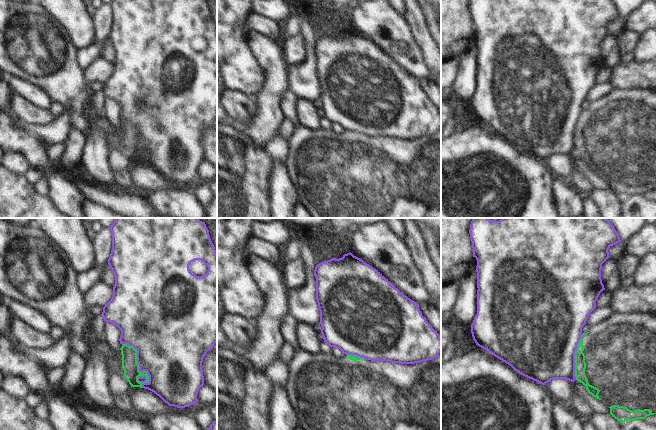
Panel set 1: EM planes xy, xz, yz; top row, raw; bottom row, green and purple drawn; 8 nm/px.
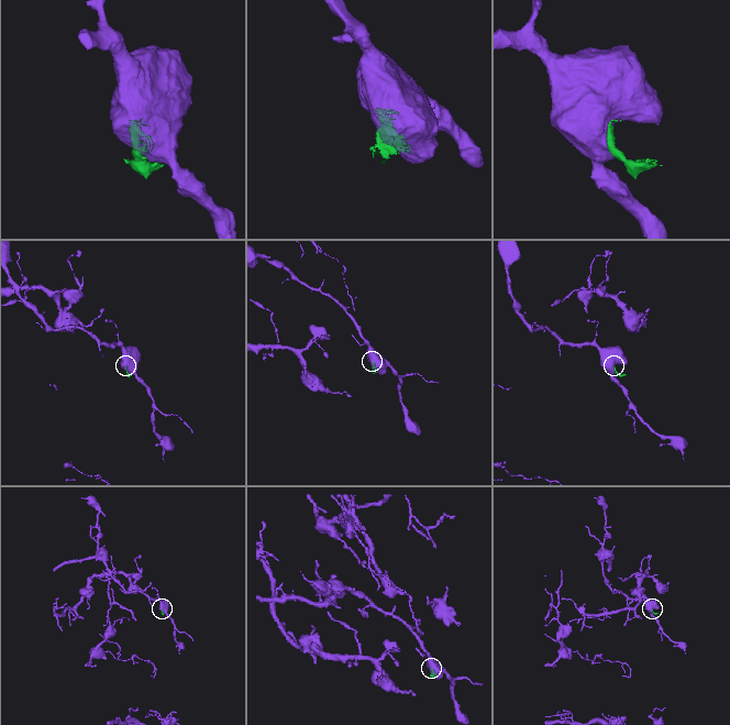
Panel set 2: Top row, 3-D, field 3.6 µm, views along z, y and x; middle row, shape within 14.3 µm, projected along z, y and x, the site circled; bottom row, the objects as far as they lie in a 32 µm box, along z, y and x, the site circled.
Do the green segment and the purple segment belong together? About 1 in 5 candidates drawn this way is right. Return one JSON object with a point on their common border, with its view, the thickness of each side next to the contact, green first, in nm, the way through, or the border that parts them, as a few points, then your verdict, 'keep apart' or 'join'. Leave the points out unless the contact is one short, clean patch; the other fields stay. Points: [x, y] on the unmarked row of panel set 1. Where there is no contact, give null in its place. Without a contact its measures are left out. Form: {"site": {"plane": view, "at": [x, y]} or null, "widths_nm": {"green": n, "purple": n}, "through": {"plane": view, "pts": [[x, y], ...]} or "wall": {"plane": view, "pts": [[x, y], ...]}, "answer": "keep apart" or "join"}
{"site": {"plane": "xy", "at": [138, 141]}, "widths_nm": {"green": 130, "purple": 460}, "answer": "keep apart"}

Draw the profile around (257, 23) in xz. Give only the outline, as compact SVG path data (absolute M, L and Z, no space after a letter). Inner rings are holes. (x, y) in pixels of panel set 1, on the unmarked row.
M251 12L248 15L246 27L249 32L262 34L271 39L275 39L279 36L279 29L276 21L255 12Z

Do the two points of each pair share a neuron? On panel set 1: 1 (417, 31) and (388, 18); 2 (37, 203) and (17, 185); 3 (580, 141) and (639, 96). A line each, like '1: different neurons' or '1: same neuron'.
1: different neurons
2: same neuron
3: same neuron

